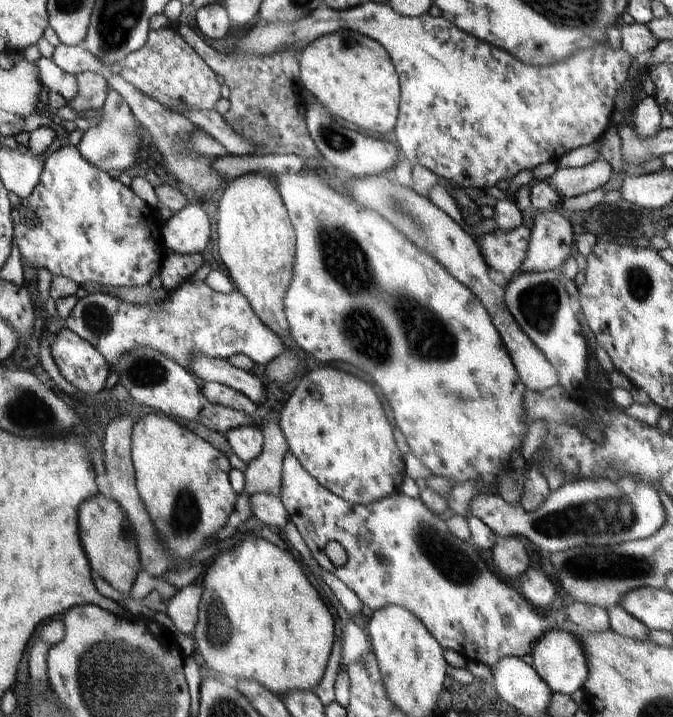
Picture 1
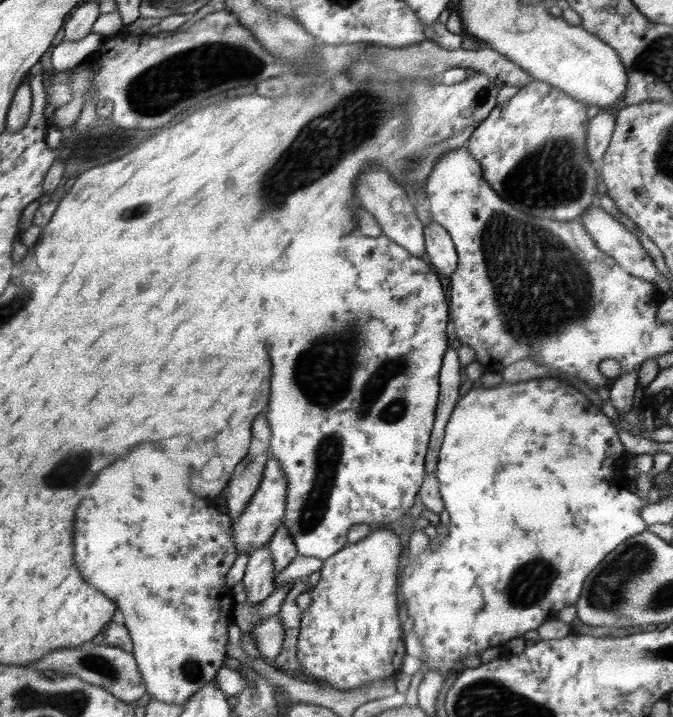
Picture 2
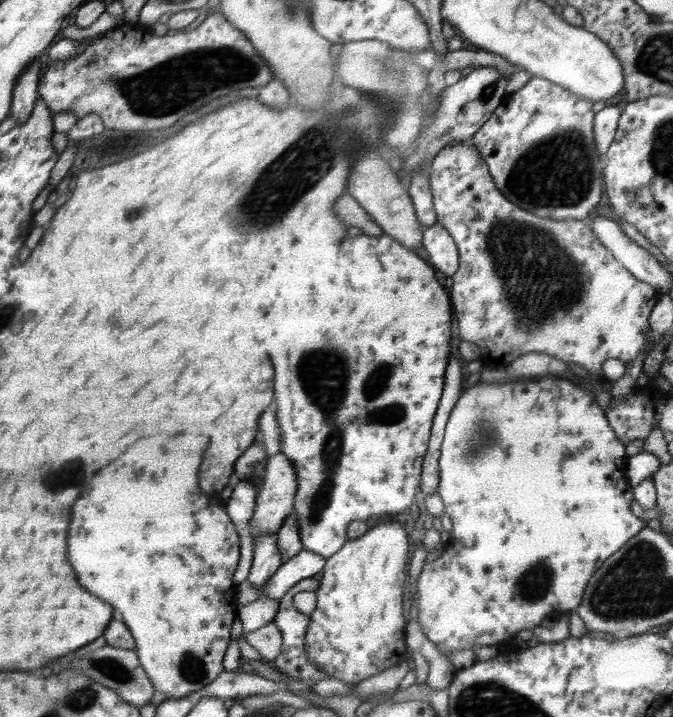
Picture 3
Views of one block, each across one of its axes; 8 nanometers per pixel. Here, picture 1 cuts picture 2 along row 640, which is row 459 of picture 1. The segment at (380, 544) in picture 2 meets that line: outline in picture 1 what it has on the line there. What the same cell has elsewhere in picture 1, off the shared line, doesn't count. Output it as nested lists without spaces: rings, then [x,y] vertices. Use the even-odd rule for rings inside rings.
[[[328,365],[305,372],[298,386],[292,392],[285,406],[283,406],[282,412],[280,412],[279,427],[285,436],[289,451],[300,461],[302,468],[309,472],[324,488],[327,488],[330,492],[342,497],[344,500],[350,501],[352,504],[368,506],[370,503],[389,497],[394,491],[400,490],[406,475],[404,473],[403,456],[394,441],[393,428],[390,427],[387,416],[384,414],[384,409],[380,406],[378,396],[376,396],[374,389],[368,383],[362,382],[362,379]]]

